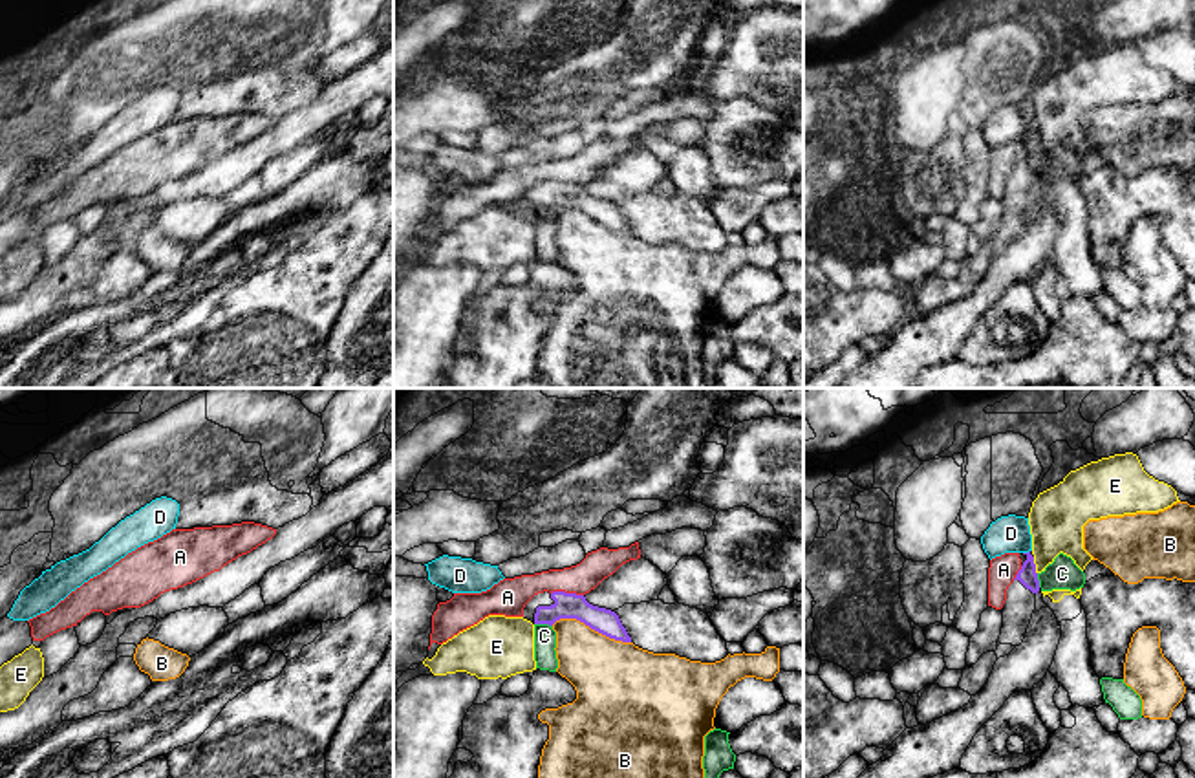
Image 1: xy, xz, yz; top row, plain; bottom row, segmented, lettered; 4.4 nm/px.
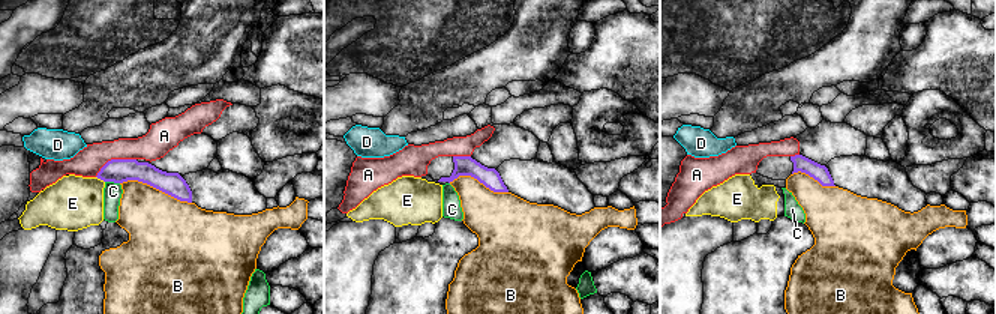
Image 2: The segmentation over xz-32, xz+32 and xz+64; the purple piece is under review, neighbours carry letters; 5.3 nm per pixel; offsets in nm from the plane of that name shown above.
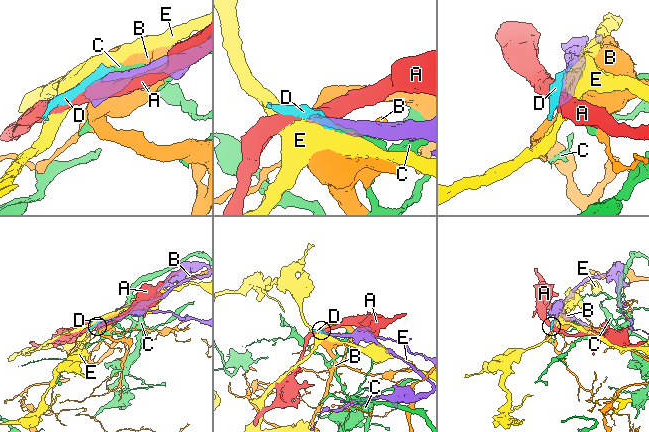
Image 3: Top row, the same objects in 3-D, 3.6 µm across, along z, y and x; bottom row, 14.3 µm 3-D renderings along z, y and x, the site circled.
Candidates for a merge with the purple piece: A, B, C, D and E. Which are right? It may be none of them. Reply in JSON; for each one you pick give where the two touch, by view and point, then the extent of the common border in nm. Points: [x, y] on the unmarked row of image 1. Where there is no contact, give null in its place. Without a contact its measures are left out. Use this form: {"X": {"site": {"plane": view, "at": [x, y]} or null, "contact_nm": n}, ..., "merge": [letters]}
{"merge": []}

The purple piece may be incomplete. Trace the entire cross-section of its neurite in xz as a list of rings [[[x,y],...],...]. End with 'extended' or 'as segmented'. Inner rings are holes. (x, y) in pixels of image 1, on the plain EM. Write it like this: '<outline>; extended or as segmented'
[[[538,183],[525,194],[523,209],[531,211],[533,214],[549,216],[560,209],[576,209],[609,229],[631,232],[631,227],[615,201],[593,196],[584,185],[576,183]]]; extended

